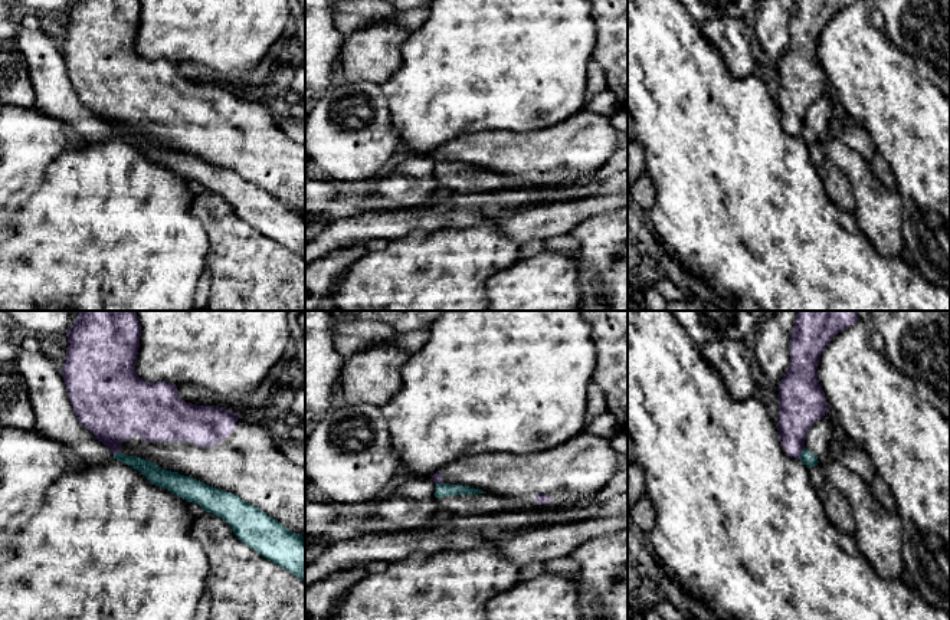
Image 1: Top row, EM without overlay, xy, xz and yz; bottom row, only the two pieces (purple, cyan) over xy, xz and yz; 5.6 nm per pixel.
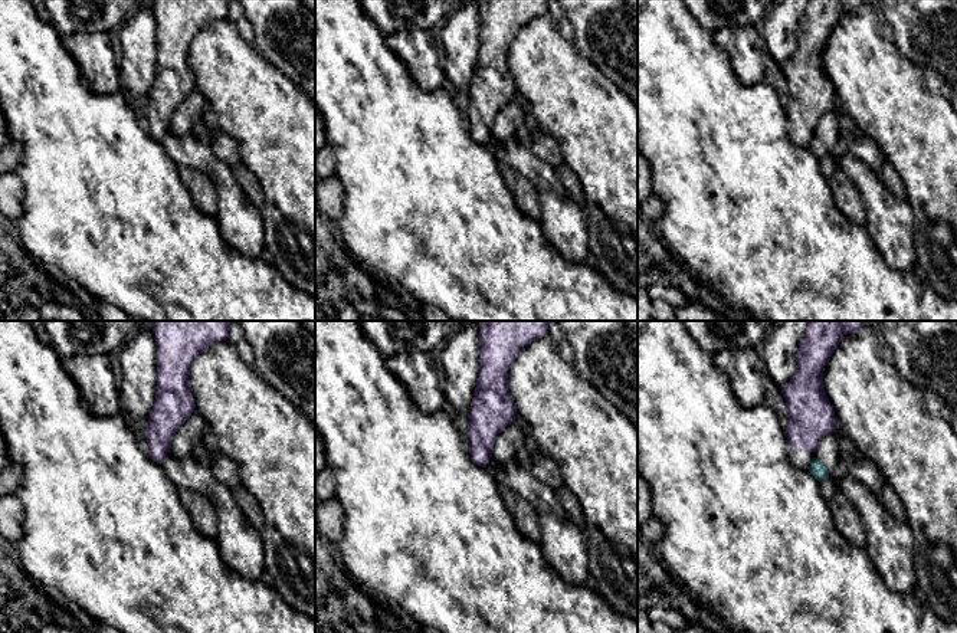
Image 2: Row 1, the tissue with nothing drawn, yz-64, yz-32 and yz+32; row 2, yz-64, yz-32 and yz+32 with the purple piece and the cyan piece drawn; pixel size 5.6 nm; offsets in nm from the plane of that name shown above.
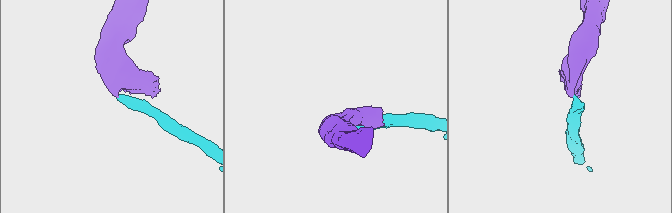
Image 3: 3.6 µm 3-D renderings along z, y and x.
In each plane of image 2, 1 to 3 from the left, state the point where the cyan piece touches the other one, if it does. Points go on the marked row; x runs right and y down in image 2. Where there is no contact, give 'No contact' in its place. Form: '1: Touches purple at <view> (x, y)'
1: No contact
2: No contact
3: No contact

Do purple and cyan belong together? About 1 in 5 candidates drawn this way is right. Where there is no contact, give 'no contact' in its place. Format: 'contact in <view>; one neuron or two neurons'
contact in yz; two neurons

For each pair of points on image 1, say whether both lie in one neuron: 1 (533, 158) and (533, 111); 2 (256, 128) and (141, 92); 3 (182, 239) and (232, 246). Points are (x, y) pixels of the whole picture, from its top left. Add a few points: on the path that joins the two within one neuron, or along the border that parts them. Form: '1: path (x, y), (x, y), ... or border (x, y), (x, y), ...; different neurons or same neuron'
1: border (564, 118), (544, 128), (530, 131), (498, 130); different neurons
2: path (228, 122), (174, 115), (170, 111); same neuron
3: border (192, 213), (200, 222), (207, 238), (206, 266); different neurons

